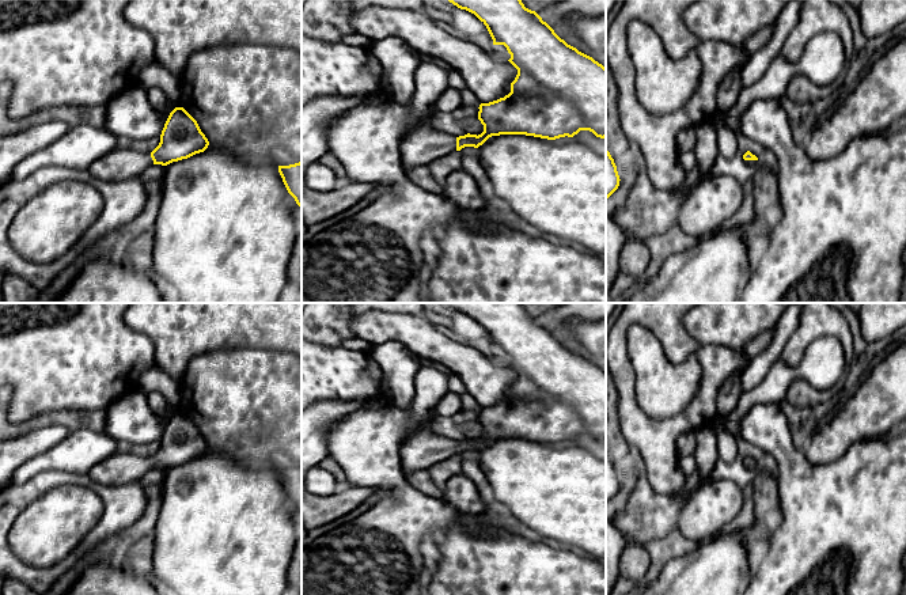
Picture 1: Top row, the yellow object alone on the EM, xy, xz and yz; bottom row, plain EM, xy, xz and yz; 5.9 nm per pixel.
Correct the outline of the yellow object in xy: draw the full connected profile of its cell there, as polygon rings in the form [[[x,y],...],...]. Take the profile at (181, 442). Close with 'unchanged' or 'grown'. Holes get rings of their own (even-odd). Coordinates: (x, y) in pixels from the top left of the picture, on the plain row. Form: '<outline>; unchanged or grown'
[[[175,412],[162,435],[160,447],[152,456],[136,456],[115,451],[92,467],[90,475],[107,486],[140,481],[151,469],[167,470],[204,456],[209,450],[197,425],[183,413]]]; grown

